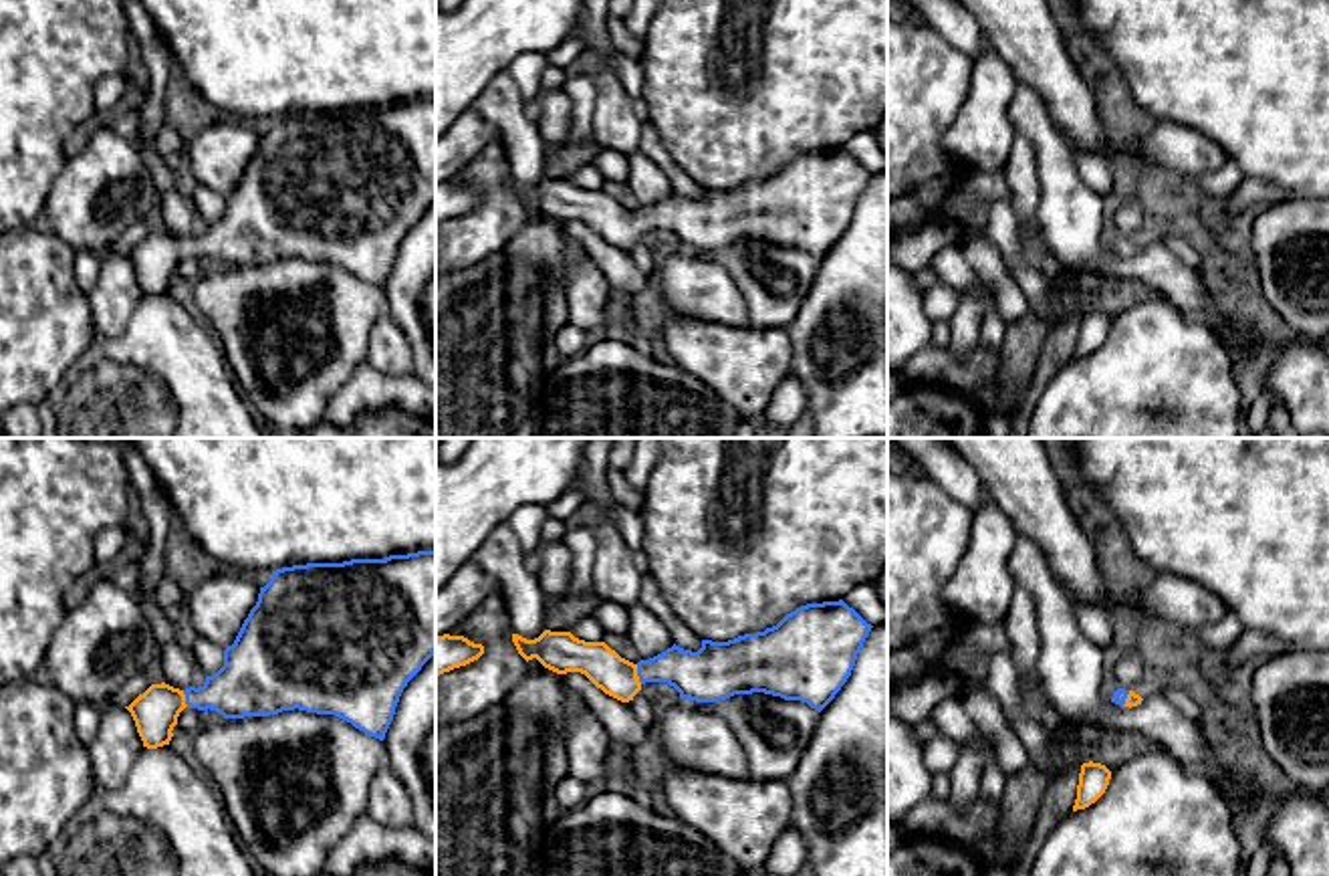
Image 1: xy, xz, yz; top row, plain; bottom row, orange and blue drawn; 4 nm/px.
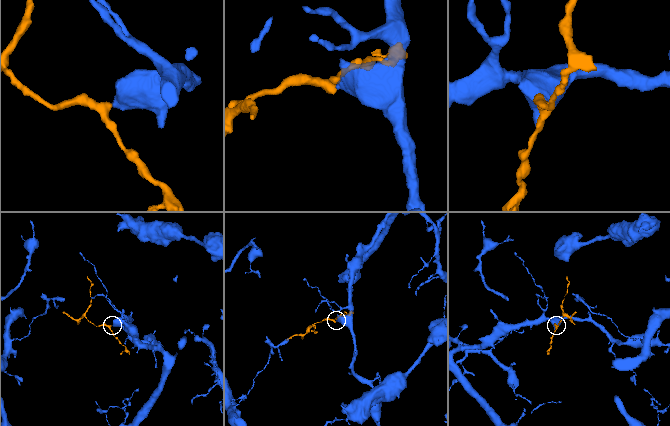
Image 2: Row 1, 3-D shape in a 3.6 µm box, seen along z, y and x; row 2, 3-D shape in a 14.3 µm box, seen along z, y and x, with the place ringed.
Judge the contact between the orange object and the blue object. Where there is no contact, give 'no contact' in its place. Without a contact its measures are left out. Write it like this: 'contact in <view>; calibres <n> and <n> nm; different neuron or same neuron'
contact in xz; calibres 160 and 190 nm; same neuron

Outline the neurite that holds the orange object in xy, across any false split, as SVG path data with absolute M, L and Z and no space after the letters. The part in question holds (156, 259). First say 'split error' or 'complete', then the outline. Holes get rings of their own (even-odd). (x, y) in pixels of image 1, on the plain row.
split error; M436 97L385 107L351 107L343 111L307 111L272 119L260 135L258 149L244 168L232 194L224 198L224 214L206 224L202 234L186 238L165 230L151 232L129 254L143 295L169 293L179 260L190 254L216 258L224 266L270 264L282 258L335 262L379 289L393 268L407 230L436 202Z

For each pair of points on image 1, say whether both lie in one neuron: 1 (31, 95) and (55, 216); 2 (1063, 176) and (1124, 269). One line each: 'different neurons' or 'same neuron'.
1: different neurons
2: same neuron

